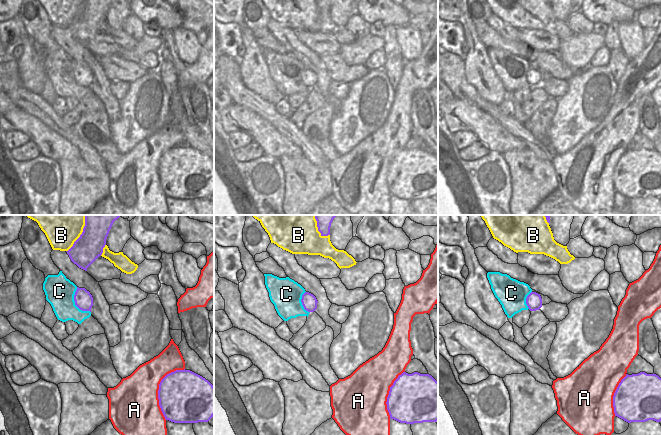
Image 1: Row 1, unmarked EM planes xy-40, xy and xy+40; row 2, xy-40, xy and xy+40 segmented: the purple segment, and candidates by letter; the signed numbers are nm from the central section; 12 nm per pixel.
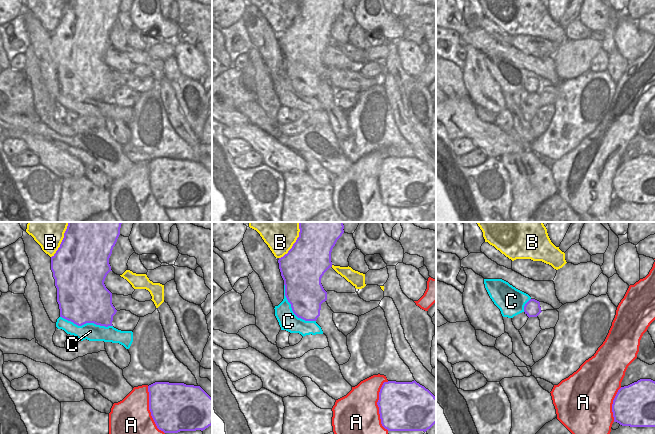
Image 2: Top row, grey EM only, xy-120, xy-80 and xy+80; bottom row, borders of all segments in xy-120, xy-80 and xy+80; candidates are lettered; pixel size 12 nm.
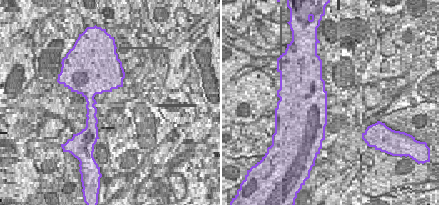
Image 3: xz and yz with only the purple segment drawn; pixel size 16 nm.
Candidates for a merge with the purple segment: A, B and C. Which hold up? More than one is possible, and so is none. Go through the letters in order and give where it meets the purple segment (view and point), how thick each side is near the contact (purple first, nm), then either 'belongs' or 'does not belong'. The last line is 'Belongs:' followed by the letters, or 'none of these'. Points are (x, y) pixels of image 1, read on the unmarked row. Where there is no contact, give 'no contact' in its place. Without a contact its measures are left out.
A: contact xy-40 (159, 164); calibres 500 and 460 nm; does not belong
B: contact xy-40 (78, 14); calibres 340 and 320 nm; does not belong
C: contact xy-40 (75, 79); calibres 220 and 340 nm; does not belong
Belongs: none of these

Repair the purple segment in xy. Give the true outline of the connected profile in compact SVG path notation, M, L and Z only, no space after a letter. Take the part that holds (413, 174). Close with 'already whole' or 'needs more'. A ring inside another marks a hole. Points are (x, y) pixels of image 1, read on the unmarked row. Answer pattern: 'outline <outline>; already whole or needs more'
outline M403 148L387 173L390 195L414 200L438 196L438 158L429 150Z; already whole

